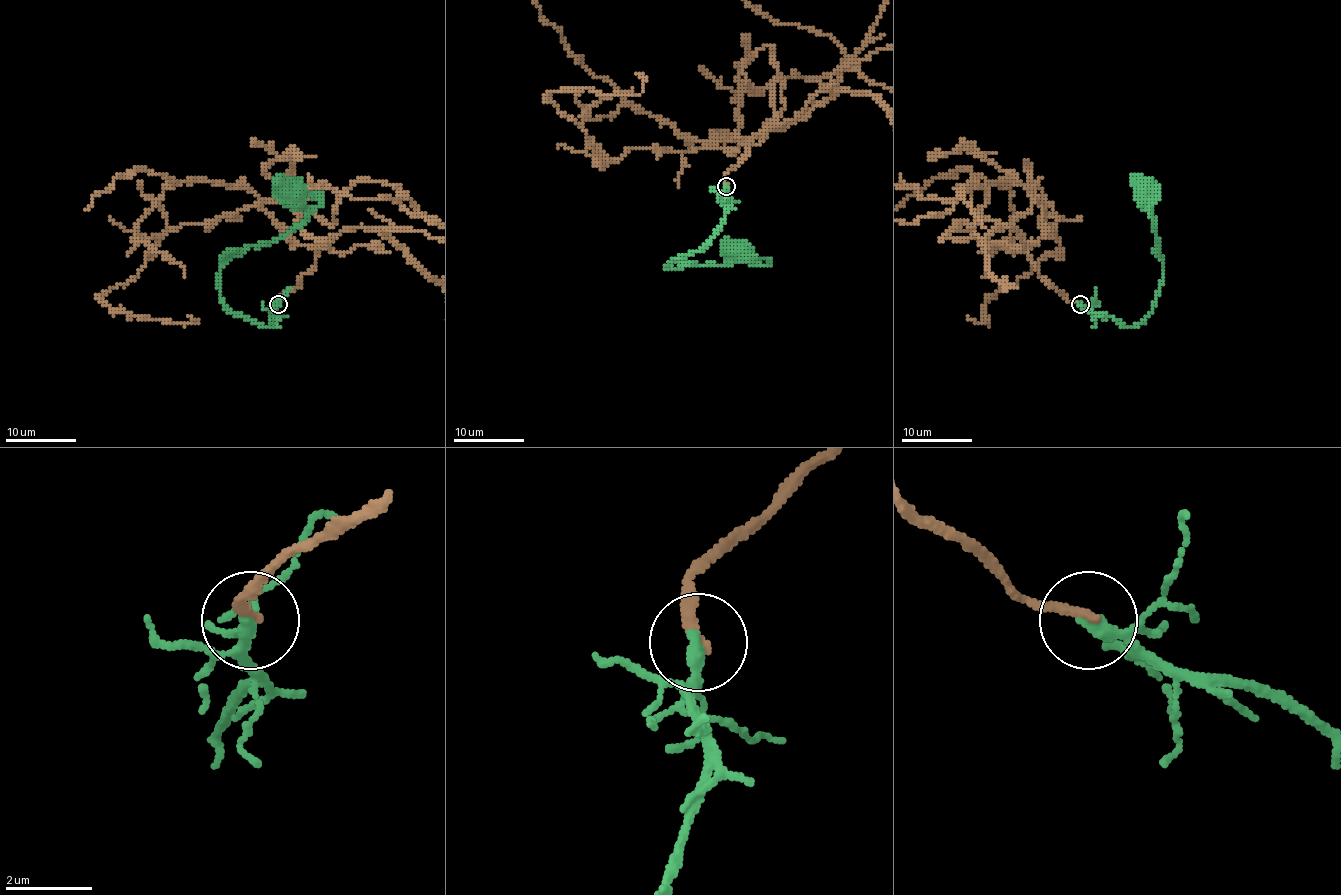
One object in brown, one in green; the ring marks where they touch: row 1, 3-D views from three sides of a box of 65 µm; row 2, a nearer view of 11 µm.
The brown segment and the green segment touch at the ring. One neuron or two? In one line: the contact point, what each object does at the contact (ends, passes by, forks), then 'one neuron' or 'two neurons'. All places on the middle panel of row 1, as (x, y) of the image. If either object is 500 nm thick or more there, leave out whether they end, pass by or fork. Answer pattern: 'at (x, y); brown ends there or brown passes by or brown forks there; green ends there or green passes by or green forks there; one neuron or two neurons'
at (726, 186); brown ends there; green passes by; two neurons

